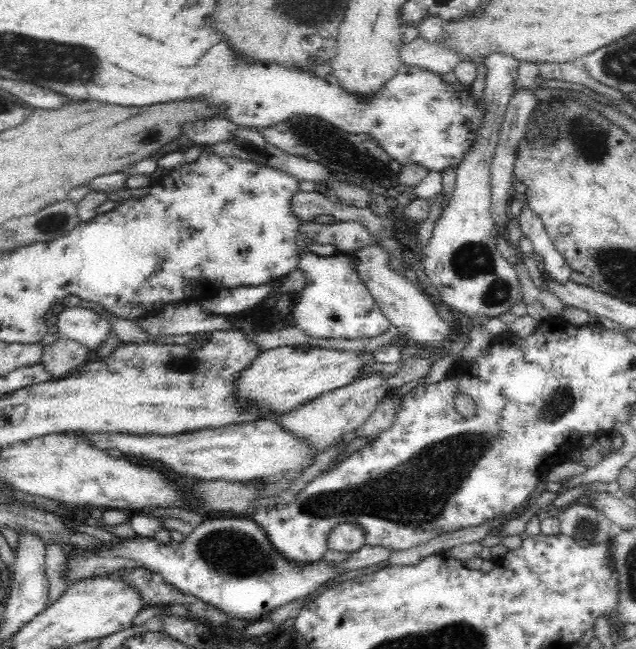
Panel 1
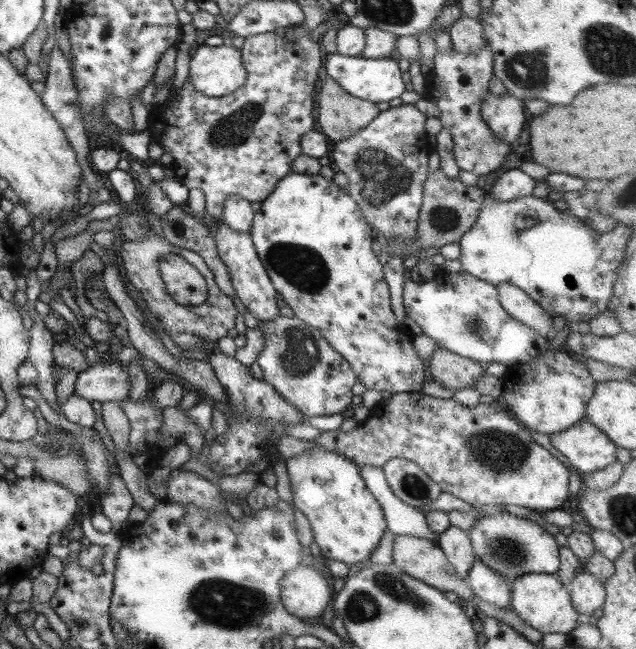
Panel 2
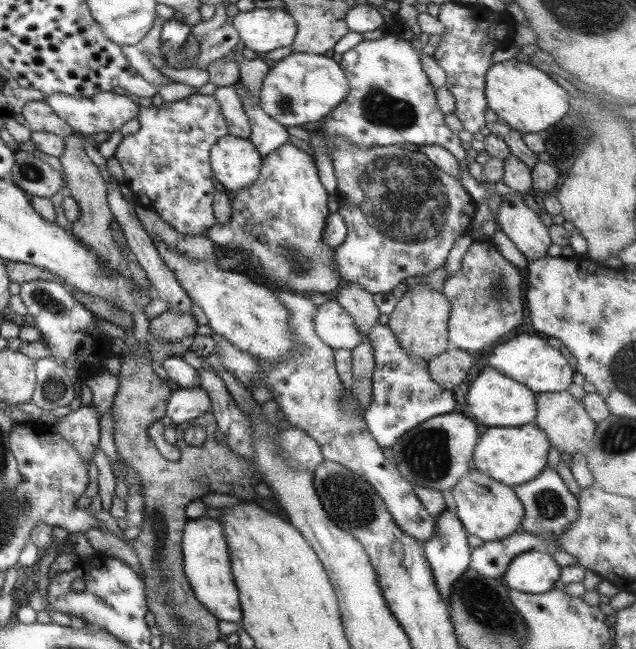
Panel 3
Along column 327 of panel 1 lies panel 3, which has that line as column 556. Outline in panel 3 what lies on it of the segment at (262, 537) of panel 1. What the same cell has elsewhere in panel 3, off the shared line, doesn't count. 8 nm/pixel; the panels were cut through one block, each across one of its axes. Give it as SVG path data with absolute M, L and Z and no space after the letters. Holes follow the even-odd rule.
M531 550L514 556L500 580L508 589L525 594L543 594L554 588L559 570L560 566L550 552Z

